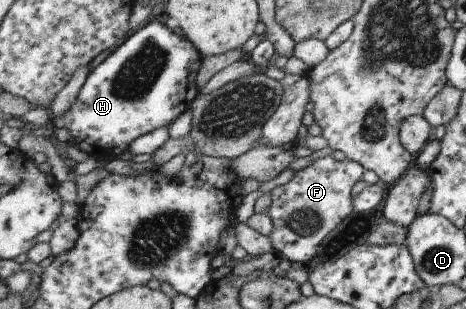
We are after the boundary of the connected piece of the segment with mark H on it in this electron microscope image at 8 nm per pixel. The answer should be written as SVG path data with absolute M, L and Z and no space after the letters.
M159 18L138 27L132 36L87 75L79 95L68 112L63 118L54 118L53 130L67 128L74 145L94 159L102 160L130 152L130 145L137 138L159 128L172 126L178 120L178 116L192 109L193 103L199 97L196 76L202 68L204 58L192 40L186 37L184 32L182 34L176 34Z

